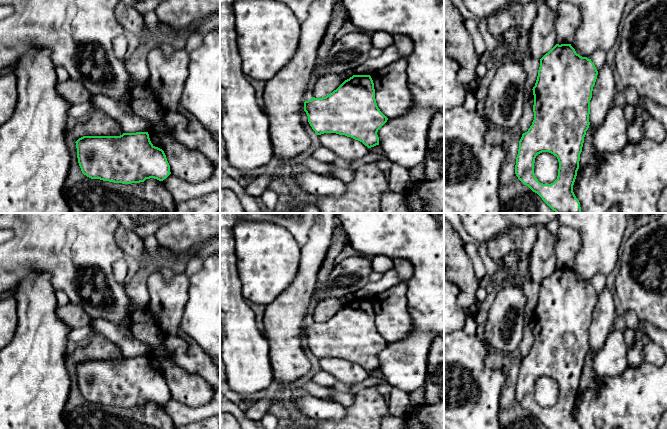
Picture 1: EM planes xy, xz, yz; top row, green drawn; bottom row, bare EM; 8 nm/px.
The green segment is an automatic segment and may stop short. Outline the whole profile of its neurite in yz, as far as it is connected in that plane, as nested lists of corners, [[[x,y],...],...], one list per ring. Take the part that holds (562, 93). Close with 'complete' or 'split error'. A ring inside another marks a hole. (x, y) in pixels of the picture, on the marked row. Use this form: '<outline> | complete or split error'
[[[556,44],[540,59],[537,80],[532,89],[534,120],[519,141],[515,174],[556,213],[581,213],[573,185],[584,137],[590,125],[590,100],[597,75],[598,71],[591,59],[577,54],[571,44]],[[542,152],[553,154],[559,162],[557,179],[551,184],[540,183],[534,174],[535,158]]] | complete

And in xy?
[[[148,132],[123,133],[120,136],[83,136],[75,143],[81,171],[91,179],[131,184],[150,178],[163,181],[171,174],[164,151],[151,143]]] | complete

